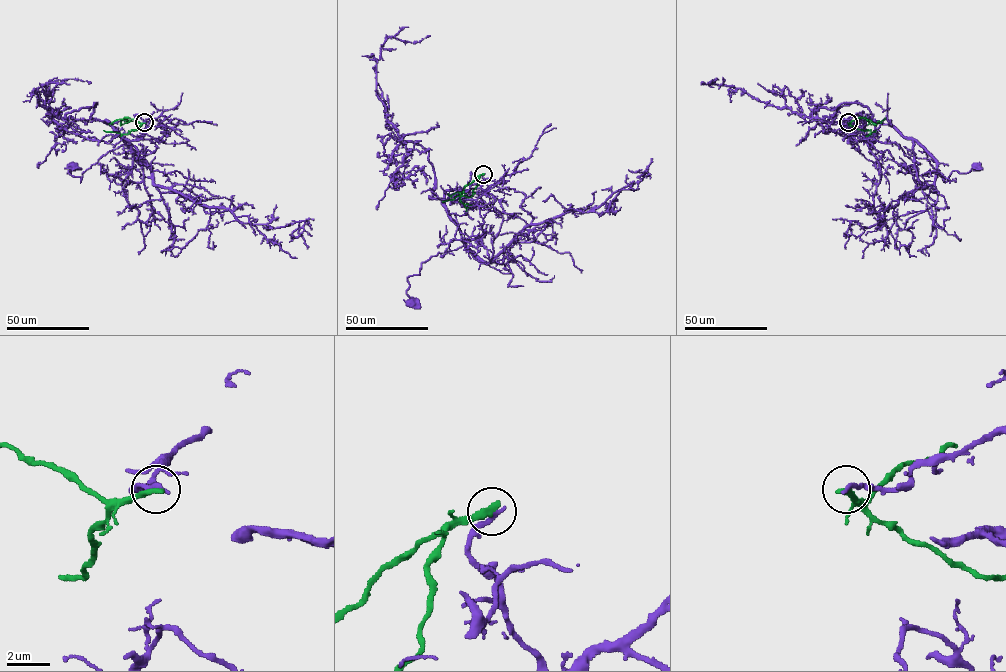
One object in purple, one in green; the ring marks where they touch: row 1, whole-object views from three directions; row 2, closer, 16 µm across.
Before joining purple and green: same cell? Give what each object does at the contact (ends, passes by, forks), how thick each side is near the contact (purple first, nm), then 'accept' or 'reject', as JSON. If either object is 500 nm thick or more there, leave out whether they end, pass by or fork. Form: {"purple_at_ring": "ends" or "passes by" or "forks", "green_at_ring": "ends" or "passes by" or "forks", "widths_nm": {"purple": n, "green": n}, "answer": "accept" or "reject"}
{"purple_at_ring": "ends", "green_at_ring": "ends", "widths_nm": {"purple": 280, "green": 320}, "answer": "reject"}

